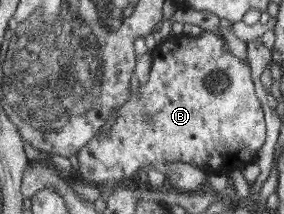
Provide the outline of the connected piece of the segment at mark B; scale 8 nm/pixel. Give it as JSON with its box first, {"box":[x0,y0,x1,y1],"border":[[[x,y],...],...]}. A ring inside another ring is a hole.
{"box":[78,33,266,184],"border":[[[204,33],[200,36],[194,37],[170,37],[163,43],[159,44],[157,48],[152,50],[152,64],[149,73],[149,78],[146,84],[141,84],[138,87],[139,96],[131,96],[129,101],[126,101],[117,112],[116,123],[110,127],[110,131],[106,135],[99,137],[100,132],[84,145],[78,154],[79,159],[79,172],[82,175],[82,179],[86,182],[92,182],[94,184],[106,184],[107,182],[123,182],[128,181],[130,178],[138,174],[140,170],[146,167],[152,167],[155,163],[168,163],[175,161],[183,161],[190,163],[194,166],[203,166],[208,164],[212,166],[212,169],[220,173],[226,171],[238,169],[243,165],[249,165],[254,156],[250,154],[256,154],[260,150],[260,146],[264,144],[264,138],[266,138],[266,126],[264,126],[264,112],[262,112],[262,104],[258,100],[258,96],[254,91],[254,84],[252,84],[252,76],[250,76],[250,70],[248,70],[248,63],[243,63],[238,57],[235,57],[232,52],[226,52],[224,50],[224,40],[218,38],[213,33]],[[145,116],[149,116],[152,119],[151,123],[144,121]]]}

